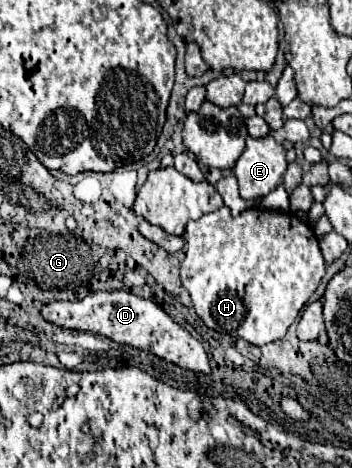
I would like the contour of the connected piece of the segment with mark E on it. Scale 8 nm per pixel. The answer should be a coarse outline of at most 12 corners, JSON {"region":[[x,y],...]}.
{"region":[[272,135],[246,137],[232,171],[242,199],[266,197],[286,171]]}

